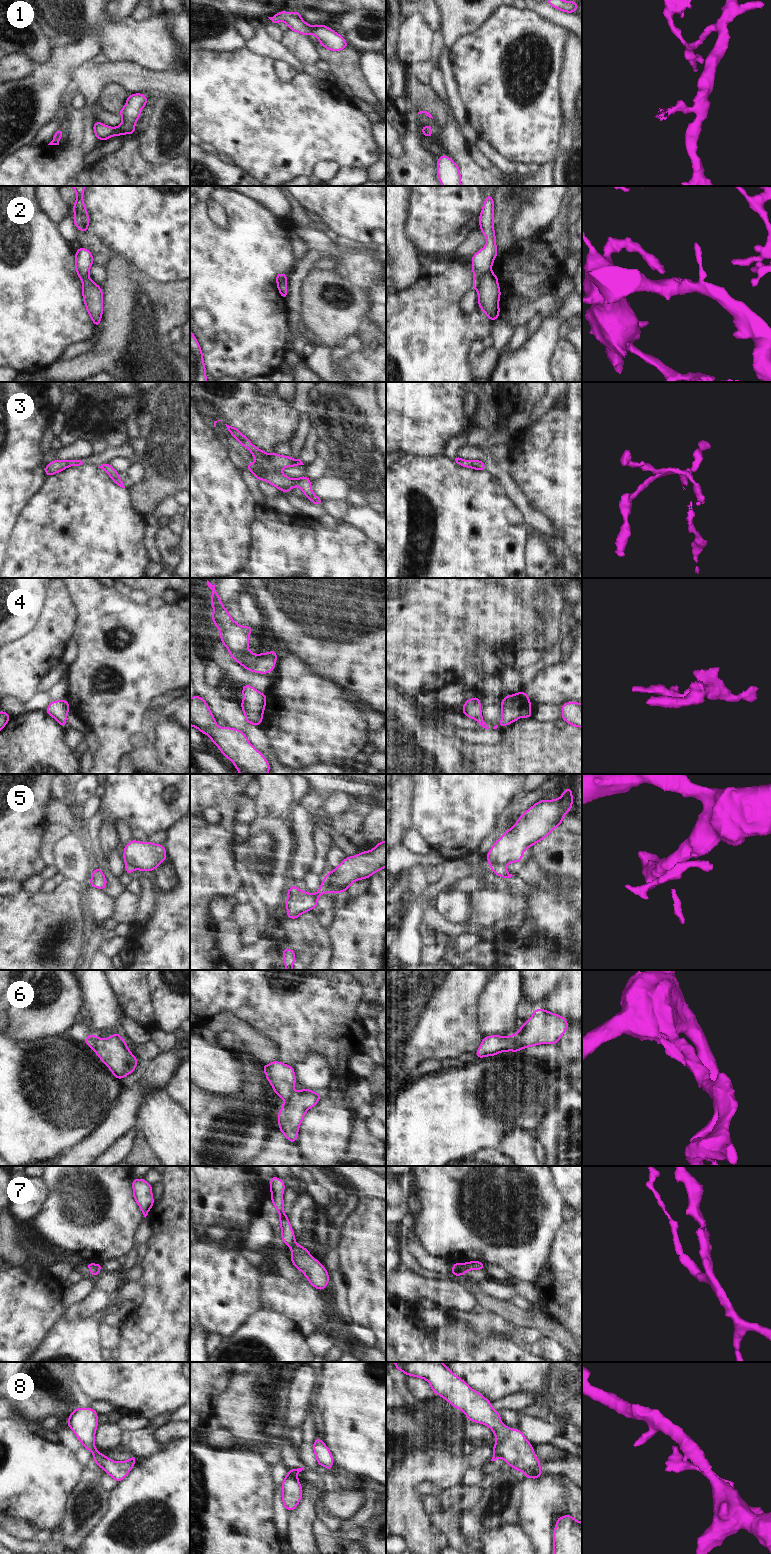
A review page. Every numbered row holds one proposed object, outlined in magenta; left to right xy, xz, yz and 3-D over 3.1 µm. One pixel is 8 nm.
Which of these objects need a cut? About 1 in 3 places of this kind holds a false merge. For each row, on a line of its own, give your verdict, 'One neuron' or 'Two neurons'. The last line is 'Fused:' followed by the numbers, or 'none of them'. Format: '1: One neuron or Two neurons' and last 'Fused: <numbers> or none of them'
1: One neuron
2: Two neurons
3: One neuron
4: One neuron
5: Two neurons
6: Two neurons
7: Two neurons
8: Two neurons
Fused: 2, 5, 6, 7, 8.

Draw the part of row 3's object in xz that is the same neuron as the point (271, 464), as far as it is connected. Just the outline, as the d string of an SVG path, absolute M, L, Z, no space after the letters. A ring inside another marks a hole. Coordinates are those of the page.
M225 425L231 435L243 447L246 447L257 461L256 463L247 463L246 466L258 481L265 480L284 493L290 492L293 487L298 486L312 503L322 506L323 501L313 493L311 480L307 476L291 479L280 471L282 468L304 465L300 459L292 459L291 456L282 456L273 452L267 454L254 446L235 426Z

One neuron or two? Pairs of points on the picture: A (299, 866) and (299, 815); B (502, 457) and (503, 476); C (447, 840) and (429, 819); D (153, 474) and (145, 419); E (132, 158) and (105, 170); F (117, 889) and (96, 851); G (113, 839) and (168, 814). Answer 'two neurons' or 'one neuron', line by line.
A: one neuron
B: two neurons
C: one neuron
D: two neurons
E: one neuron
F: one neuron
G: two neurons

